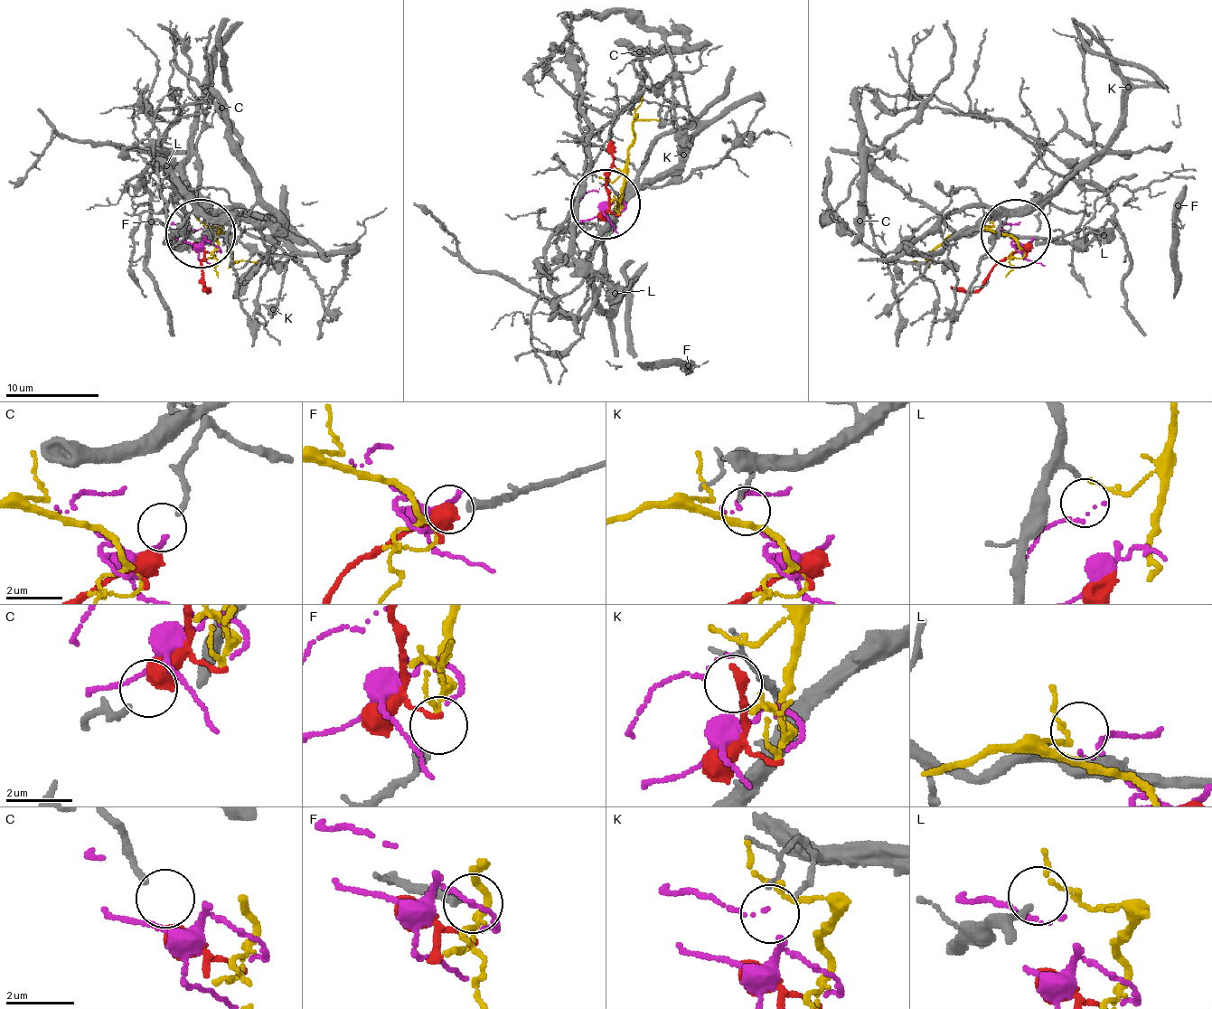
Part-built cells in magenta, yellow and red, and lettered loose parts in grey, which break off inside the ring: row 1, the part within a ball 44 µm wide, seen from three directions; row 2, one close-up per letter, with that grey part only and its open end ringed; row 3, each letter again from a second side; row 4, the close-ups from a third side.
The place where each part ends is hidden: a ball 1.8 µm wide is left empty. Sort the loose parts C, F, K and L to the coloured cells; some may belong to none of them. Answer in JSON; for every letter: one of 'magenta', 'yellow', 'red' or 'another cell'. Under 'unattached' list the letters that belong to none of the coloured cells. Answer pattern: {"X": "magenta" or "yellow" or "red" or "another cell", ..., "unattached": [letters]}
{"C": "red", "F": "yellow", "K": "magenta", "L": "another cell", "unattached": ["L"]}

